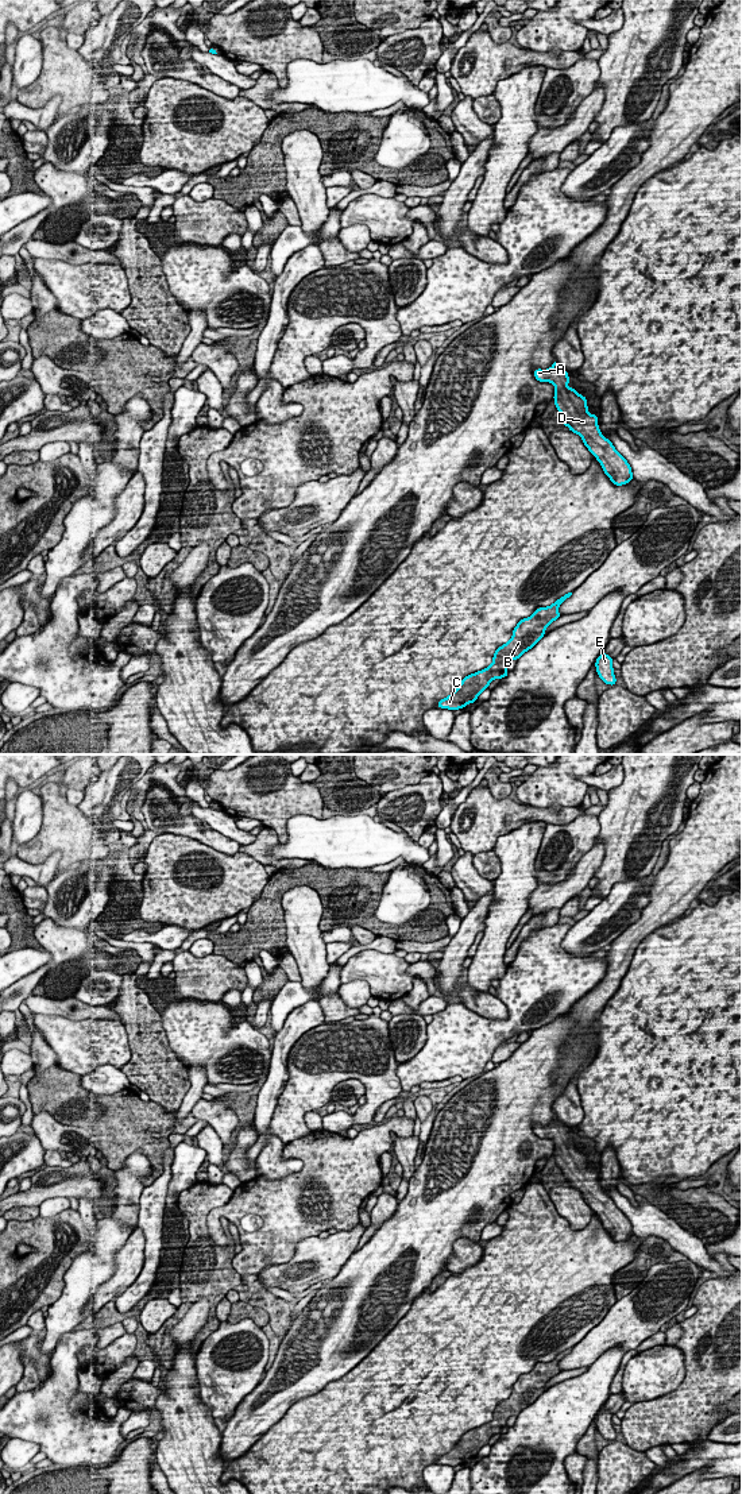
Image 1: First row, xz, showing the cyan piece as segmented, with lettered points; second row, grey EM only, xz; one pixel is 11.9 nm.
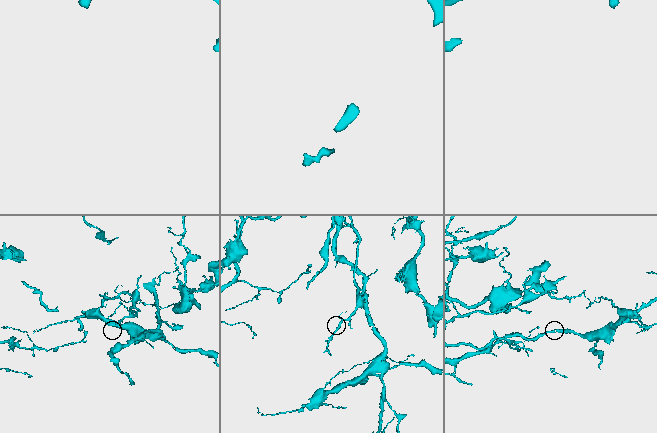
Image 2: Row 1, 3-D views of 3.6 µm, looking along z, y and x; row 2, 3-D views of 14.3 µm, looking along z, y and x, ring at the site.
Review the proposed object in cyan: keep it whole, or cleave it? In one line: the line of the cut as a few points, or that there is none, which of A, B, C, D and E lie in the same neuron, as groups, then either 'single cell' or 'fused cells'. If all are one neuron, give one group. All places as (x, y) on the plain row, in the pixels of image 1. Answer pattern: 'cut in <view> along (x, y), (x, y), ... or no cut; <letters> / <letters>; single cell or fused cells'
no cut; A B C D E; single cell

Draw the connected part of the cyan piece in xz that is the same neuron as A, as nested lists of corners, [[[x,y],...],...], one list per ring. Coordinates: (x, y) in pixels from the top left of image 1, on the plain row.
[[[554,1115],[553,1122],[548,1126],[536,1124],[533,1131],[538,1138],[549,1138],[556,1142],[553,1155],[556,1165],[561,1169],[563,1180],[581,1193],[610,1236],[615,1242],[634,1236],[630,1220],[600,1189],[598,1171],[590,1170],[587,1154],[568,1142],[569,1131],[557,1116]]]

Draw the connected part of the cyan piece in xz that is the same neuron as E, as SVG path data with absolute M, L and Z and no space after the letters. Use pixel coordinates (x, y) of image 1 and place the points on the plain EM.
M602 1408L595 1417L599 1433L603 1436L603 1439L610 1441L615 1441L617 1439L617 1433L614 1431L614 1424L612 1424L612 1416L614 1414L611 1412Z

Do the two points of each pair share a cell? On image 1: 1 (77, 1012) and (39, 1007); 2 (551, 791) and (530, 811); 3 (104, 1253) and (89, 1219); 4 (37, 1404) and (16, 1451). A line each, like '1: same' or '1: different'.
1: same
2: different
3: different
4: different

